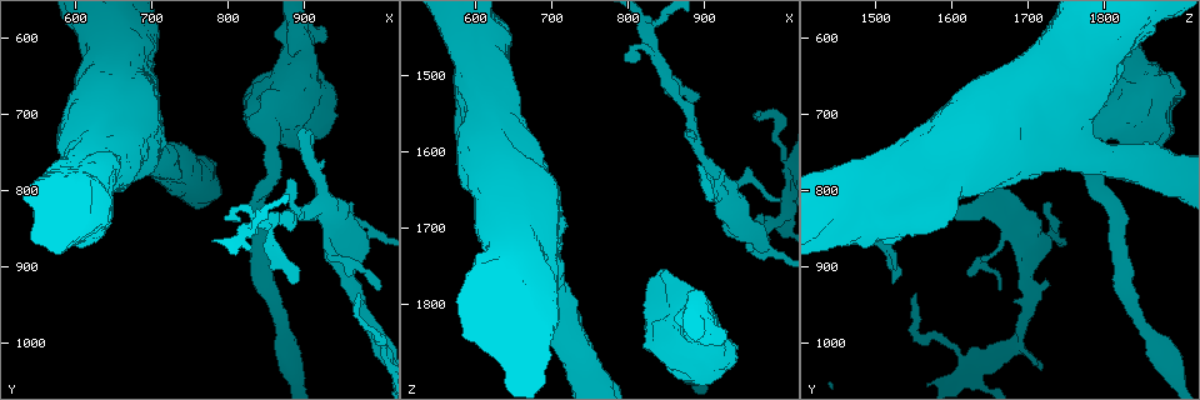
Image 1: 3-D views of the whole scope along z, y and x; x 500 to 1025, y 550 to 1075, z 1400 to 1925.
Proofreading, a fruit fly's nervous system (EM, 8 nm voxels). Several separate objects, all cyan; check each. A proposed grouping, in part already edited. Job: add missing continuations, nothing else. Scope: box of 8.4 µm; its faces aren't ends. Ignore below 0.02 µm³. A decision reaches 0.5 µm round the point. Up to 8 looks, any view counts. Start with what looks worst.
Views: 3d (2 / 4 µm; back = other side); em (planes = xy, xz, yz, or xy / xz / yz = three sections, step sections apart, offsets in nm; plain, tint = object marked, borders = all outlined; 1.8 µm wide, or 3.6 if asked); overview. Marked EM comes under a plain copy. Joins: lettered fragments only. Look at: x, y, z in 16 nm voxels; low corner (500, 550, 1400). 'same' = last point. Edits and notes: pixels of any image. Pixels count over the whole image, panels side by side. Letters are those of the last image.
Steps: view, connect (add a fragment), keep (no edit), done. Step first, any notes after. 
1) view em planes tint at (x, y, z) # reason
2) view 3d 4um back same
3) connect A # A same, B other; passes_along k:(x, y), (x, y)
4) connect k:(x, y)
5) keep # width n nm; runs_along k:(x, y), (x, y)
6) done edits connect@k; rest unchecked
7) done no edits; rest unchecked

view em planes tint at (935, 895, 1685) # an open end

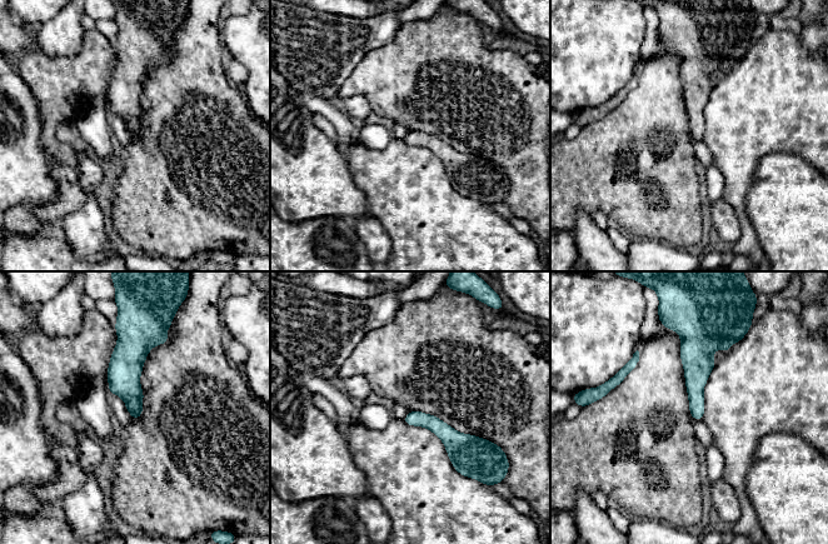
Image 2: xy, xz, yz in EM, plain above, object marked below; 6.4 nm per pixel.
view em planes borders same

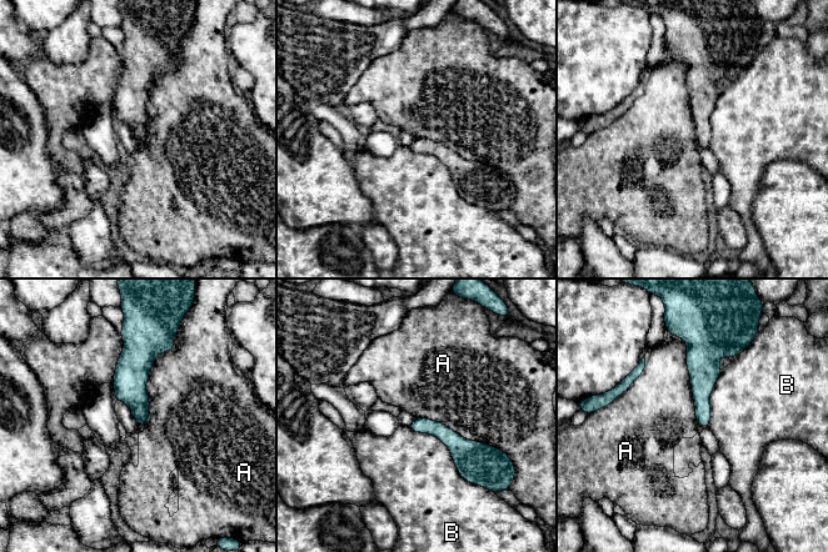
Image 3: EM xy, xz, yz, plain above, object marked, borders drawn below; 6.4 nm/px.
keep # longest_contact A 600 nm; A other, B other; no lettered fragment goes on from it

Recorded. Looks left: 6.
view 3d 2um at (895, 725, 1620) # branch stops here

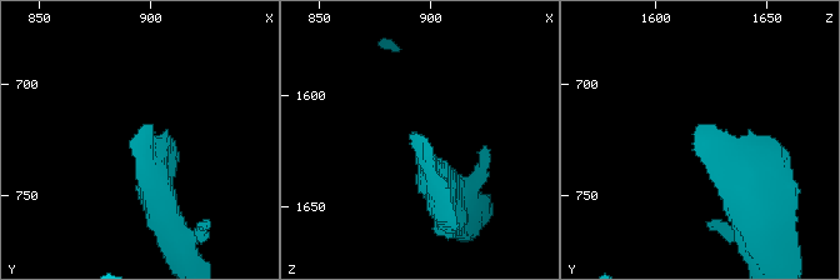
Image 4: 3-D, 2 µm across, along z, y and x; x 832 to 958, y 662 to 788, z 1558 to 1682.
view em yz step 8 borders at (894, 723, 1618) # shape alone is not enough

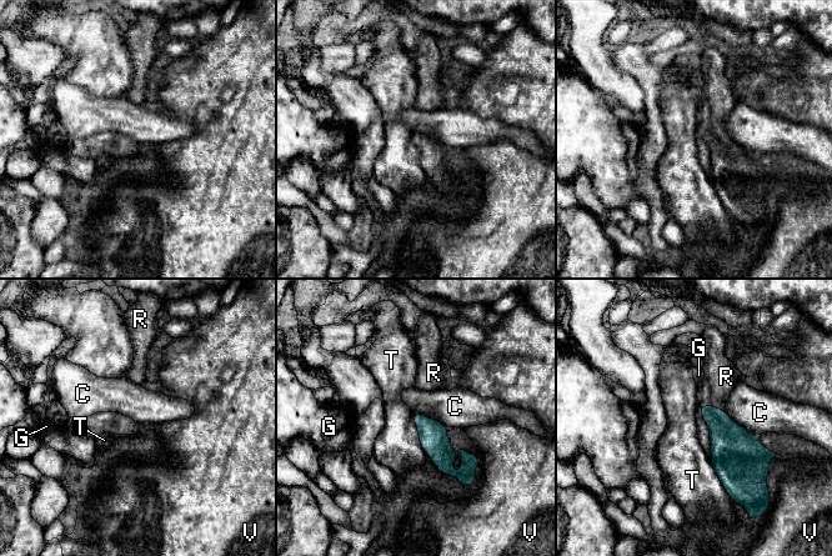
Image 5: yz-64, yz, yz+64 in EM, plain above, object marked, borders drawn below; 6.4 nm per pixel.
view em planes borders same # cut it another way

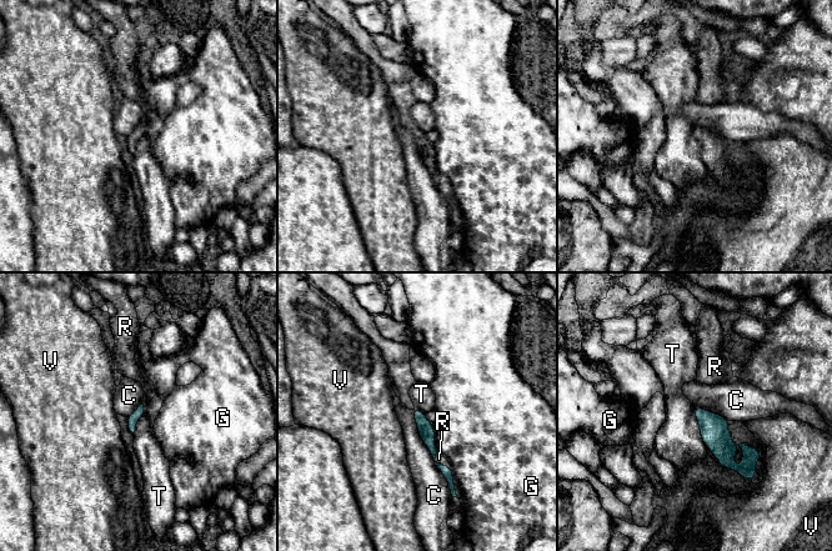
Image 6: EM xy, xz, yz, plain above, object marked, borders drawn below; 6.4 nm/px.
connect R # longest_contact C 340 nm; C other, G other, R same, T other, V other; passes_along 6:(446, 471), (442, 465), (439, 459); it goes on there

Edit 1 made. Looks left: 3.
view 3d 4um at (885, 920, 1525) # branch stops here

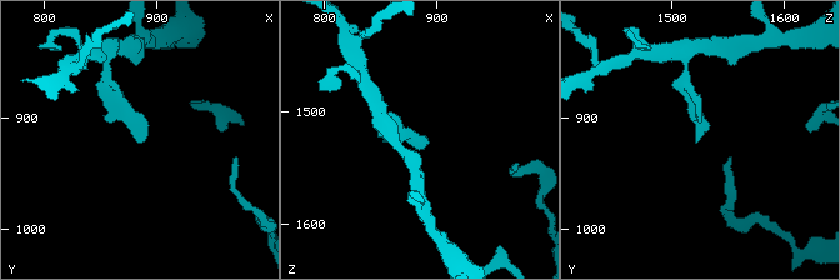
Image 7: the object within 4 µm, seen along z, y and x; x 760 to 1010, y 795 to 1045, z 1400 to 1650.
view em 3.6um yz step 16 borders at (890, 920, 1520) # need the tissue

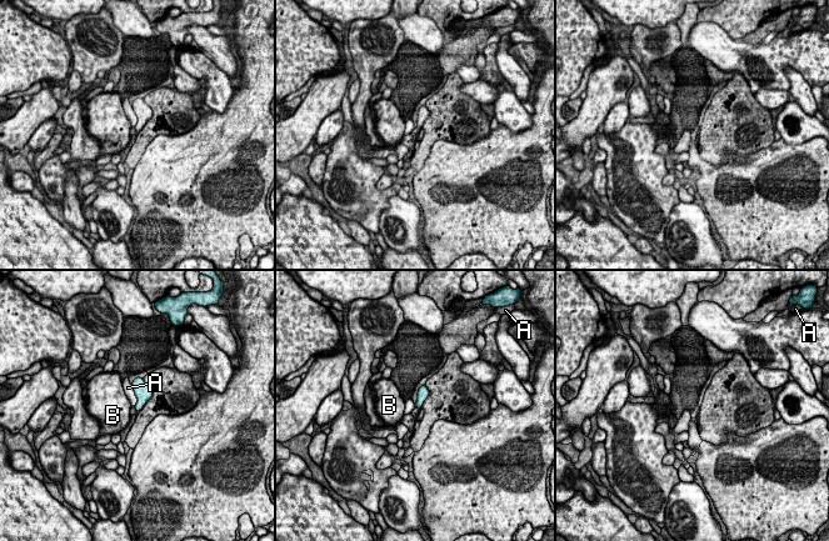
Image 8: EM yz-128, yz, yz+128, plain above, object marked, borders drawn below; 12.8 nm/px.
view em 3.6um planes borders same # cut it another way

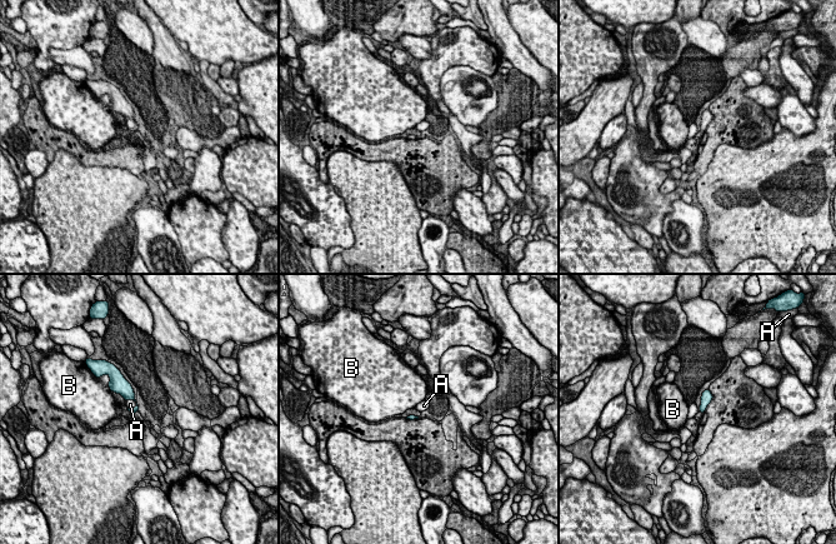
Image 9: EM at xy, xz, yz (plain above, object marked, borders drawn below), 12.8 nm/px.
keep # A other, B other; border 9:(125, 400), (133, 400), (136, 404); none of them fits

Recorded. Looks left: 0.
done edits connect@6; rest unchecked

